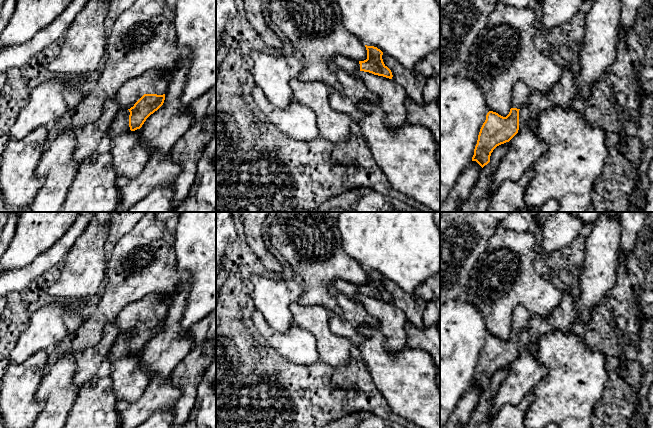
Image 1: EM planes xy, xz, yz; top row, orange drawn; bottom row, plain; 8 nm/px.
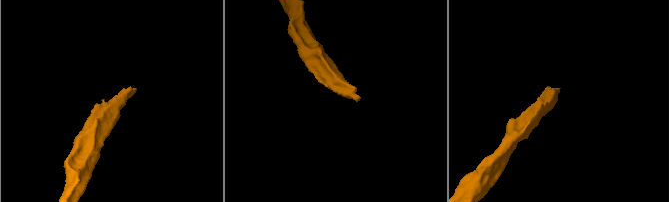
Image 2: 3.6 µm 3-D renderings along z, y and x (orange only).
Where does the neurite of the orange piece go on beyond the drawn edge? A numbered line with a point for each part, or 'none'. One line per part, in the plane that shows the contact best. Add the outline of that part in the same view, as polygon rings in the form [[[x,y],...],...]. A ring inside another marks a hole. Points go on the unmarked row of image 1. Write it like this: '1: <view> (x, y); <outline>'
1: xy (152, 306); [[[148,295],[122,309],[114,324],[120,334],[130,333],[144,318],[166,318],[167,310],[168,300],[163,295]]]

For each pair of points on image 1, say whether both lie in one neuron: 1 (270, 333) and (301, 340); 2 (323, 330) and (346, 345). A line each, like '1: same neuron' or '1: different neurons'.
1: same neuron
2: same neuron

